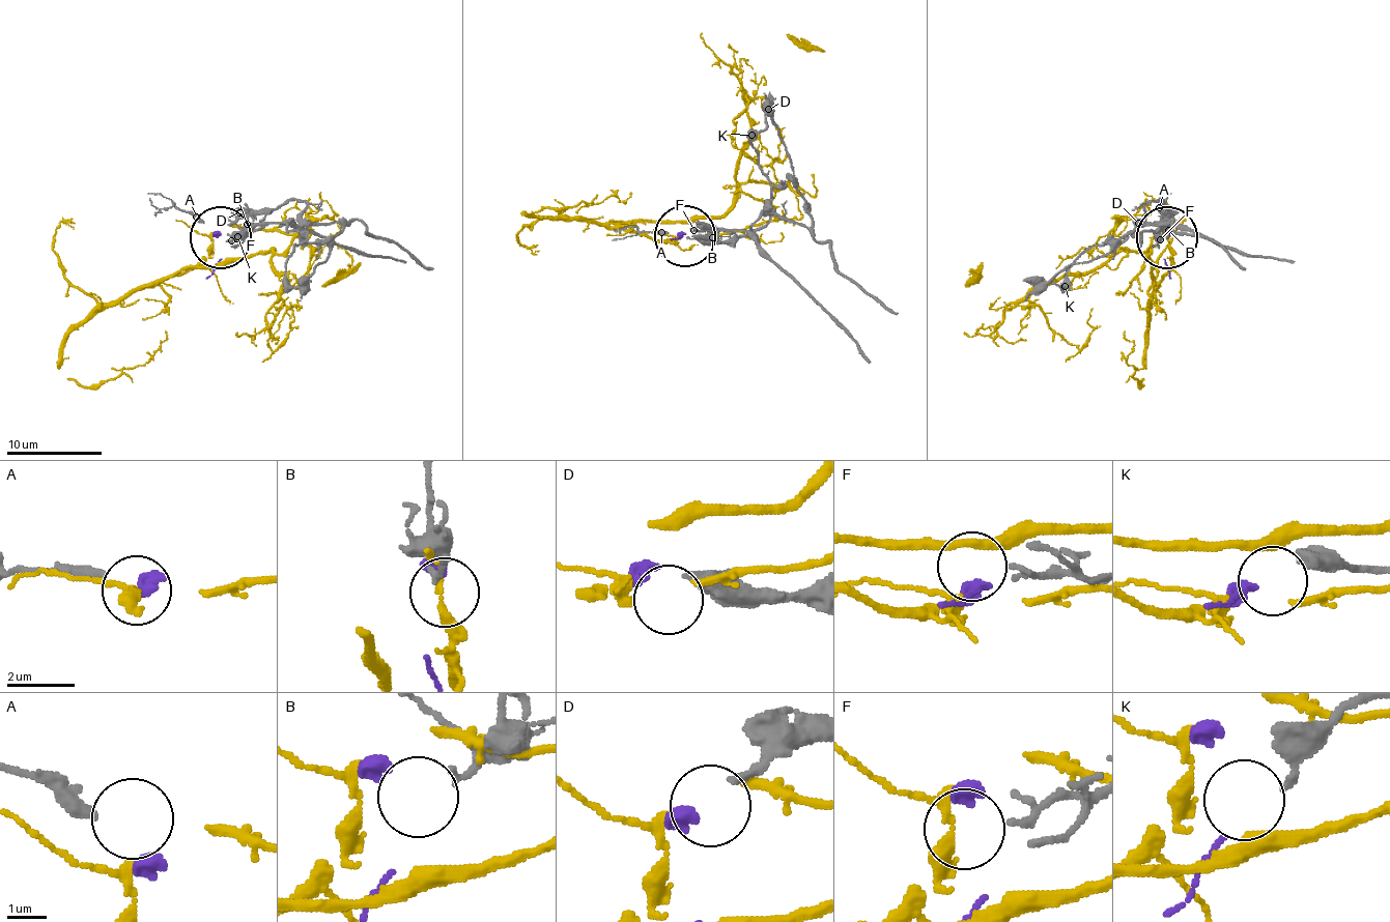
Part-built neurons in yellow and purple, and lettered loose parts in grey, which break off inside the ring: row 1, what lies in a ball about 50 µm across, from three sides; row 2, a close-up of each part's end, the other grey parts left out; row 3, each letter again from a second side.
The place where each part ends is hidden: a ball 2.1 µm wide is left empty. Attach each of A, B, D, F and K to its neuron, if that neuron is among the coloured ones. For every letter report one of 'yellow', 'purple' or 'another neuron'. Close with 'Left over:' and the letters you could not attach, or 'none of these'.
A: yellow
B: another neuron
D: purple
F: another neuron
K: another neuron
Left over: B, F, K

